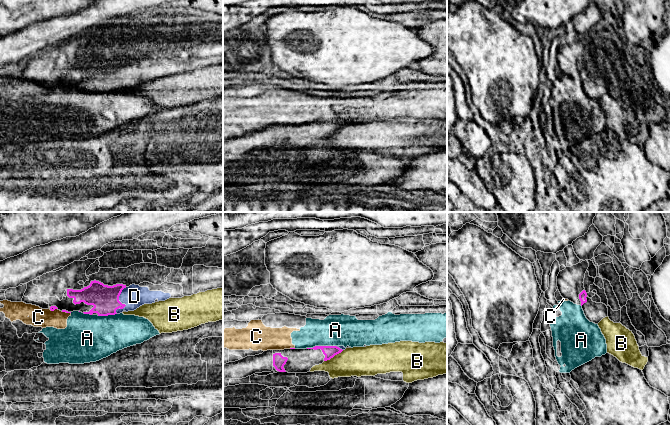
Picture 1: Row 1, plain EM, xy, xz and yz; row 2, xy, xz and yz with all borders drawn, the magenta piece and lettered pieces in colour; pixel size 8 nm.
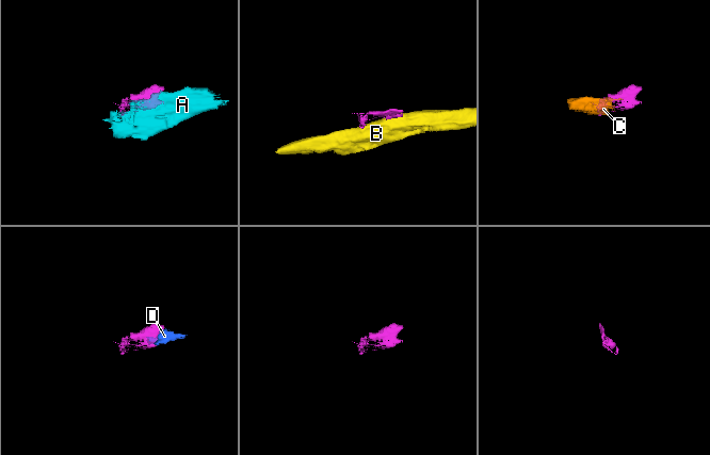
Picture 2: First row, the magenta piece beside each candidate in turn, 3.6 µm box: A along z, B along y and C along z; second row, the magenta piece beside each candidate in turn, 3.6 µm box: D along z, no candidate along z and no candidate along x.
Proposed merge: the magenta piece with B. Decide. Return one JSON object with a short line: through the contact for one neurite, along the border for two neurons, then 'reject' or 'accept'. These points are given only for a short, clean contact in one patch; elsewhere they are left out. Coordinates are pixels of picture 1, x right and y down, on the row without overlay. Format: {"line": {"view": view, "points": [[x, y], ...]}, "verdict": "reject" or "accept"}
{"verdict": "reject"}

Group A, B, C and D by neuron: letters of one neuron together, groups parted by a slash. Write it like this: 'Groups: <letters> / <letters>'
Groups: A C / B / D

